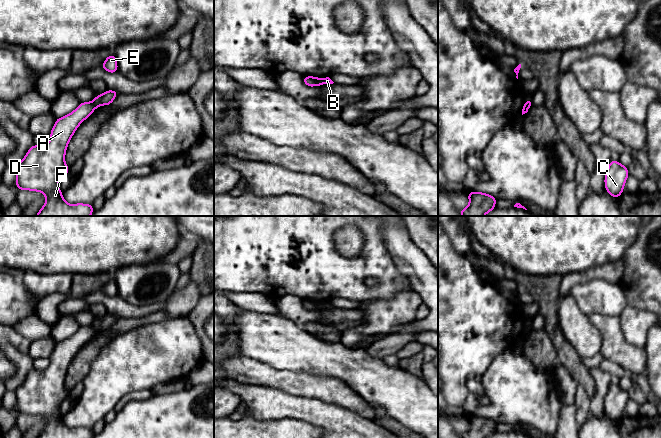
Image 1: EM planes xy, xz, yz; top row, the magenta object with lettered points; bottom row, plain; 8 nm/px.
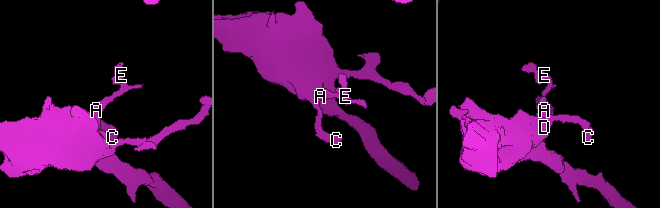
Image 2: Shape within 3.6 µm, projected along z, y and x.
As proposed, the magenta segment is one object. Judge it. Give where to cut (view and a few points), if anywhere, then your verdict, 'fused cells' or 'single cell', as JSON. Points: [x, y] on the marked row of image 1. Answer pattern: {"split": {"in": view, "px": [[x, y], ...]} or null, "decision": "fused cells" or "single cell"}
{"split": {"in": "xz", "px": [[319, 78], [317, 85]]}, "decision": "fused cells"}

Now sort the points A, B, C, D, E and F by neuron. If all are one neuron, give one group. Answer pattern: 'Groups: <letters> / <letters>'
Groups: A C D F / B E

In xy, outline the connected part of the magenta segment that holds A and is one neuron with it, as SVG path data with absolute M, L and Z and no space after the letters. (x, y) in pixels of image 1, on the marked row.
M81 102L71 113L56 119L50 132L50 141L45 146L32 145L25 157L16 165L16 187L18 190L41 192L46 196L46 202L35 216L90 216L93 212L92 204L68 204L62 191L58 188L59 181L69 173L65 163L68 143L79 125L96 109L93 102Z

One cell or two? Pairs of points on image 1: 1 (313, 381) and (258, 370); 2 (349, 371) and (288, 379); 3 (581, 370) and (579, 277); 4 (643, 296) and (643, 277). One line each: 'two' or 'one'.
1: one
2: two
3: two
4: one

